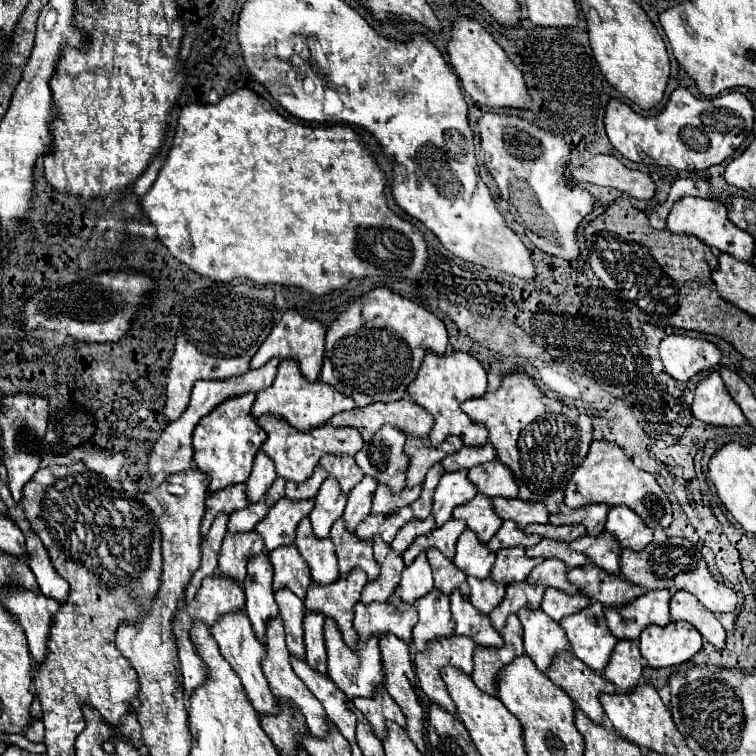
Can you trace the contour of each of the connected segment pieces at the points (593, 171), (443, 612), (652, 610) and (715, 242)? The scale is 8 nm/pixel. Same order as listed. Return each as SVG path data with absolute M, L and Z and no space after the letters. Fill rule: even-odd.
M598 154L590 158L584 166L576 168L572 176L578 182L616 188L638 200L650 200L656 192L656 184L648 174L626 168L618 158L610 154Z
M428 592L428 596L414 602L418 608L420 620L414 626L414 646L416 650L424 650L432 638L438 636L452 636L452 612L450 612L450 598L444 592Z
M650 590L632 600L632 604L624 604L624 608L606 608L610 632L618 640L636 640L648 624L666 626L670 622L670 598L668 590Z
M682 198L678 200L674 206L672 206L672 212L666 220L668 224L668 230L674 232L674 234L690 234L690 236L696 236L698 240L702 240L706 246L710 248L716 248L724 254L730 254L734 256L736 260L744 260L744 262L750 262L752 256L754 256L754 238L740 230L738 226L734 226L730 220L728 220L728 212L726 212L726 206L718 200L706 200L706 198Z

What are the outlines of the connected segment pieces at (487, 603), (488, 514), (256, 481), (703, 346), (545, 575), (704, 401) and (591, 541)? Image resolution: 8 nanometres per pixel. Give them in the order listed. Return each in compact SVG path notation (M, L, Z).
M468 578L468 584L472 588L470 592L470 602L484 614L492 612L504 598L506 592L506 584L496 584L492 578L484 578L484 580L476 580L476 578Z
M478 494L472 500L468 500L468 504L458 506L454 510L454 518L466 520L468 528L478 534L480 542L488 542L496 534L496 530L502 526L500 516L496 516L492 508L492 500Z
M260 450L254 458L254 466L252 466L252 474L246 482L246 494L250 496L250 502L258 502L268 488L272 486L272 482L276 480L276 470L272 460Z
M670 334L660 342L660 358L674 380L688 382L694 374L720 366L722 354L708 340Z
M546 558L542 564L538 564L536 568L532 568L532 572L528 574L528 582L530 584L544 584L544 586L552 586L558 590L564 590L568 594L576 594L576 586L568 584L566 578L566 564L562 560L556 558Z
M710 372L708 378L704 378L694 394L692 402L692 414L712 426L744 426L746 418L742 416L740 406L730 398L726 392L722 378L718 372Z
M602 532L600 536L580 536L572 540L572 550L584 552L594 564L604 568L608 574L618 576L620 574L620 544L616 544L616 538L608 536L608 532Z

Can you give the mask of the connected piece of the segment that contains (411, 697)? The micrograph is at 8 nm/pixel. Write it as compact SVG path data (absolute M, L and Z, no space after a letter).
M382 636L382 638L380 638L380 652L382 652L384 688L386 688L388 694L398 702L398 706L402 708L402 712L404 712L404 716L406 716L406 734L408 734L408 738L416 744L416 748L418 748L420 752L424 752L424 750L426 750L424 734L422 734L424 710L422 710L422 704L420 704L418 694L414 692L414 686L416 686L416 672L414 672L414 668L412 668L408 644L404 644L402 640L396 640L396 636Z

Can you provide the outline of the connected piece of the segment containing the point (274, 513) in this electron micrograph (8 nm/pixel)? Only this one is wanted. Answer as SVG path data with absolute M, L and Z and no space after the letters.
M282 498L278 500L270 512L266 514L266 518L262 522L258 522L256 532L264 538L266 550L272 552L278 546L286 546L292 544L296 538L296 526L298 522L308 516L314 508L314 500L288 500Z

